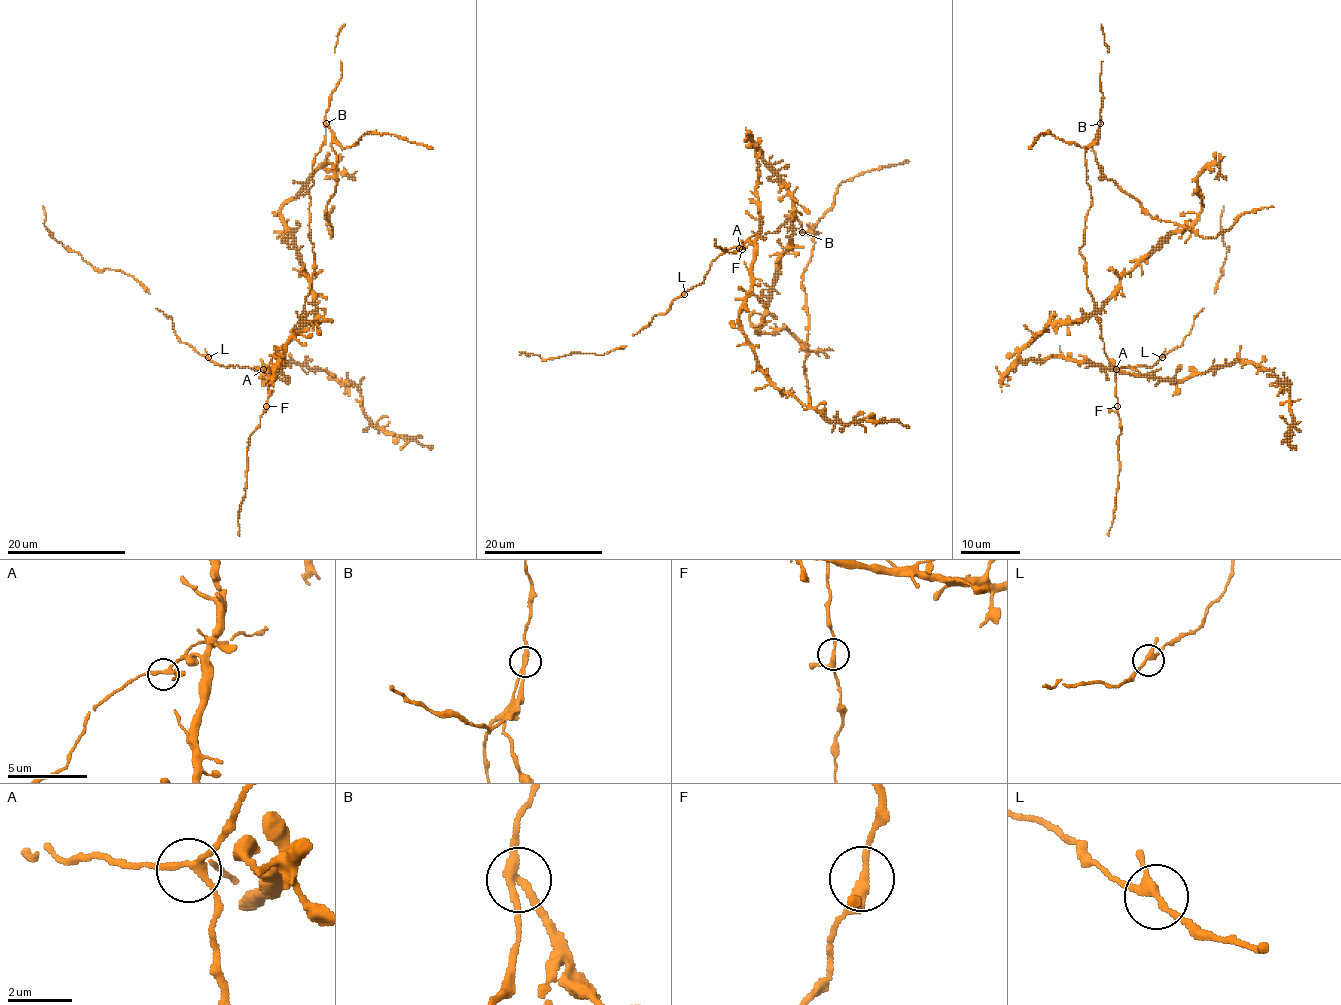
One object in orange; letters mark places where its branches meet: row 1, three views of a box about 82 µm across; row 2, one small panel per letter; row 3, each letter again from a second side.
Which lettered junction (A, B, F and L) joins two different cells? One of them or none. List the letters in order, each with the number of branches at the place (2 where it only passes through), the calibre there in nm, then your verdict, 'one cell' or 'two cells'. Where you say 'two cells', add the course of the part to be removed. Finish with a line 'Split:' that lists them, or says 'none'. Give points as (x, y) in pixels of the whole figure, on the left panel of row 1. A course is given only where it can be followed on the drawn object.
A: branches 3; calibre 200 nm; one cell
B: branches 3; calibre 240 nm; two cells; course (325, 124), (336, 155), (337, 185), (325, 208), (331, 225), (330, 238), (327, 216), (333, 207)
F: branches 3; calibre 240 nm; one cell
L: branches 3; calibre 240 nm; one cell
Split: B

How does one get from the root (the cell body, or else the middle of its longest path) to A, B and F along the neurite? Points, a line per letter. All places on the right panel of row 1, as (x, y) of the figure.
A: (1088, 292), (1094, 301), (1104, 353), (1116, 369)
B: (1088, 292), (1085, 259), (1079, 250), (1092, 200), (1085, 152), (1100, 124)
F: (1088, 292), (1094, 301), (1104, 353), (1116, 374), (1117, 406)

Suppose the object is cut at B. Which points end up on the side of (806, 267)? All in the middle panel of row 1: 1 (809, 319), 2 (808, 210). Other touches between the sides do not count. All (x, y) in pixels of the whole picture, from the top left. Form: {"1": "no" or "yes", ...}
{"1": "yes", "2": "no"}

